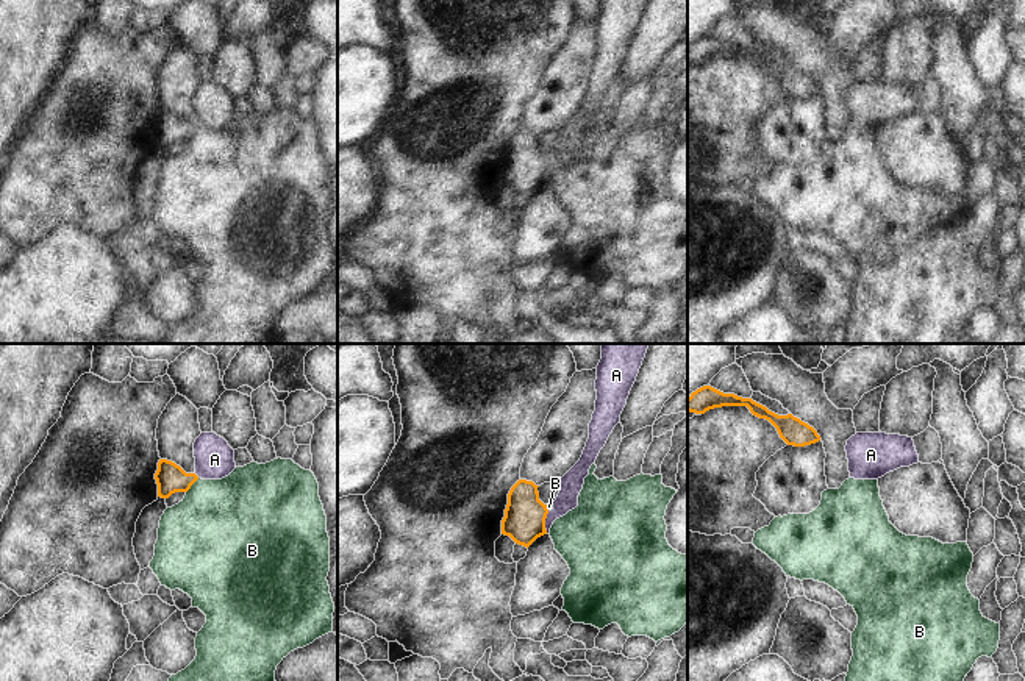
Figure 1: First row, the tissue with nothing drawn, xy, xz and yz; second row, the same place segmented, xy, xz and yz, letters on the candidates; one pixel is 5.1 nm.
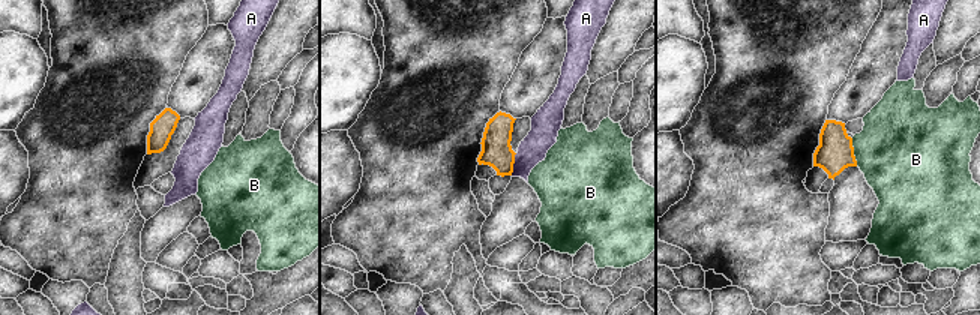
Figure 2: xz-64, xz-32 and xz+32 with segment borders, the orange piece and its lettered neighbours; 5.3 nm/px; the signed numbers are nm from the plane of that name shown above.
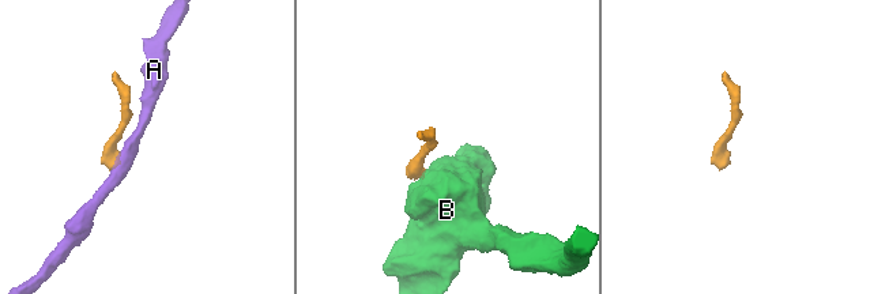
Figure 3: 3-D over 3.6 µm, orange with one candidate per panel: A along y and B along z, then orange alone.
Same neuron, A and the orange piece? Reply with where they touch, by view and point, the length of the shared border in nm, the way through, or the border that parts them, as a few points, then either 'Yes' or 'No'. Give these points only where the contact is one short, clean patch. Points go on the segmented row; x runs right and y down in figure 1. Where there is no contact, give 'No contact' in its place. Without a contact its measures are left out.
Touches orange at xz (544, 522). Shared border 120 nm. Boundary: xz (549, 511), (546, 533). No.

